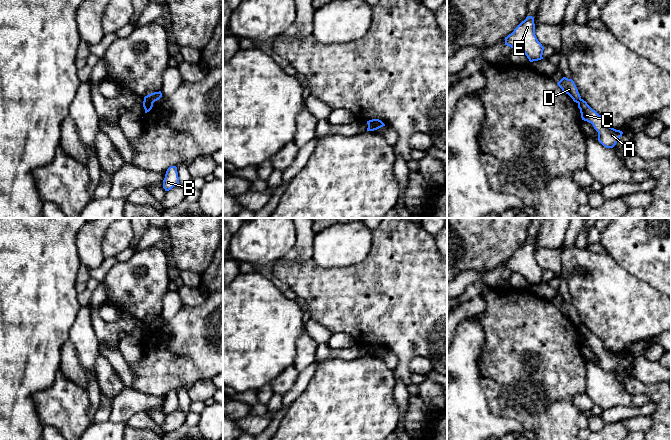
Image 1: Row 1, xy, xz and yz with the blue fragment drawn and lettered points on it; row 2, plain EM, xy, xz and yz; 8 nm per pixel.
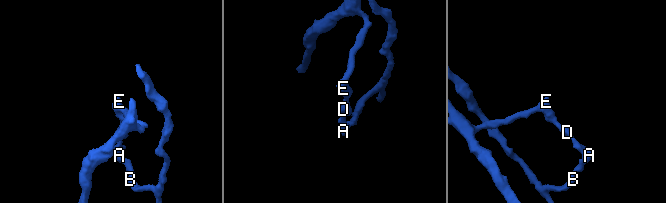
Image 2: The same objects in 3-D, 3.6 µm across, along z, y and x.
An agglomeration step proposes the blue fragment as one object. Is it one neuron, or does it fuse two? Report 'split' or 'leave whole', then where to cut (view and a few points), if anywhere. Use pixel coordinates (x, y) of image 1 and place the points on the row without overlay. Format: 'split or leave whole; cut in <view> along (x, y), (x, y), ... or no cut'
split; cut in xy along (144, 323), (152, 327)

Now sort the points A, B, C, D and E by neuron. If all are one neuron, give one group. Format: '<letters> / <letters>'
A B C / D E

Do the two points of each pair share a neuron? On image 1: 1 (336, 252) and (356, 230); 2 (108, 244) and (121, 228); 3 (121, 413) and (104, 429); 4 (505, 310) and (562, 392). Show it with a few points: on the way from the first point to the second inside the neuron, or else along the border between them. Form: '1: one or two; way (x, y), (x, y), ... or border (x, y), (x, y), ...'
1: one; way (341, 247), (353, 235)
2: one; way (112, 240), (120, 232)
3: two; border (109, 419), (125, 424)
4: one; way (522, 330), (527, 339), (541, 353), (542, 372)

